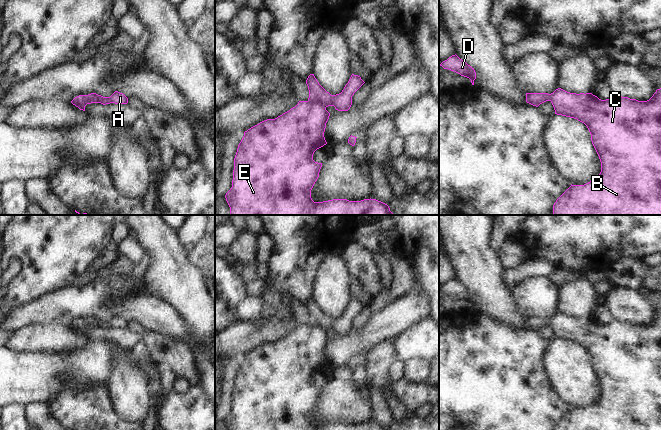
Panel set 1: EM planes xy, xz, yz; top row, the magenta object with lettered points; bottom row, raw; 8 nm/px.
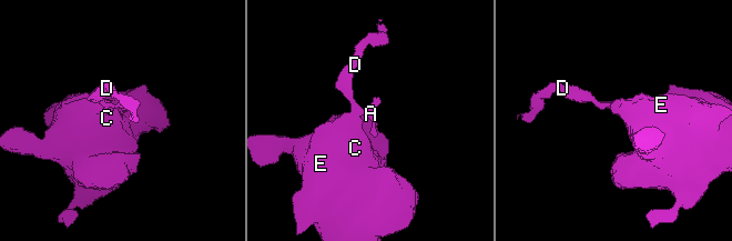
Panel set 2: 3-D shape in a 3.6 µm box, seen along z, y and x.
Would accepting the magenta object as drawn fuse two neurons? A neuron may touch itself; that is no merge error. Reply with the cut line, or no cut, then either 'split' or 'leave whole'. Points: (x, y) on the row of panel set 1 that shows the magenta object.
cut in xz along (308, 100), (314, 103), (321, 103), (325, 107); split

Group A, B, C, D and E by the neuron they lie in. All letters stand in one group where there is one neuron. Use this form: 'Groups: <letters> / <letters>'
Groups: A D / B C E.

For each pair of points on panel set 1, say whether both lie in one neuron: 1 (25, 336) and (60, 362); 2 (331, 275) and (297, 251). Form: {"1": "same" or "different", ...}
{"1": "different", "2": "different"}

